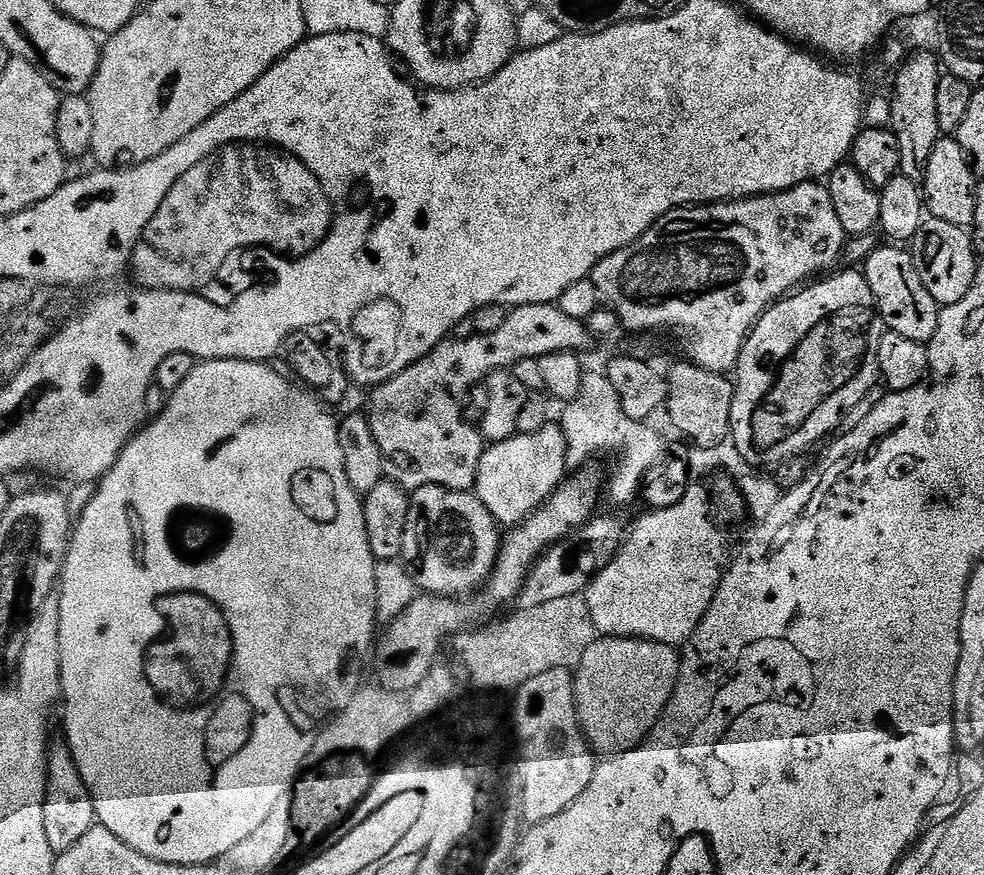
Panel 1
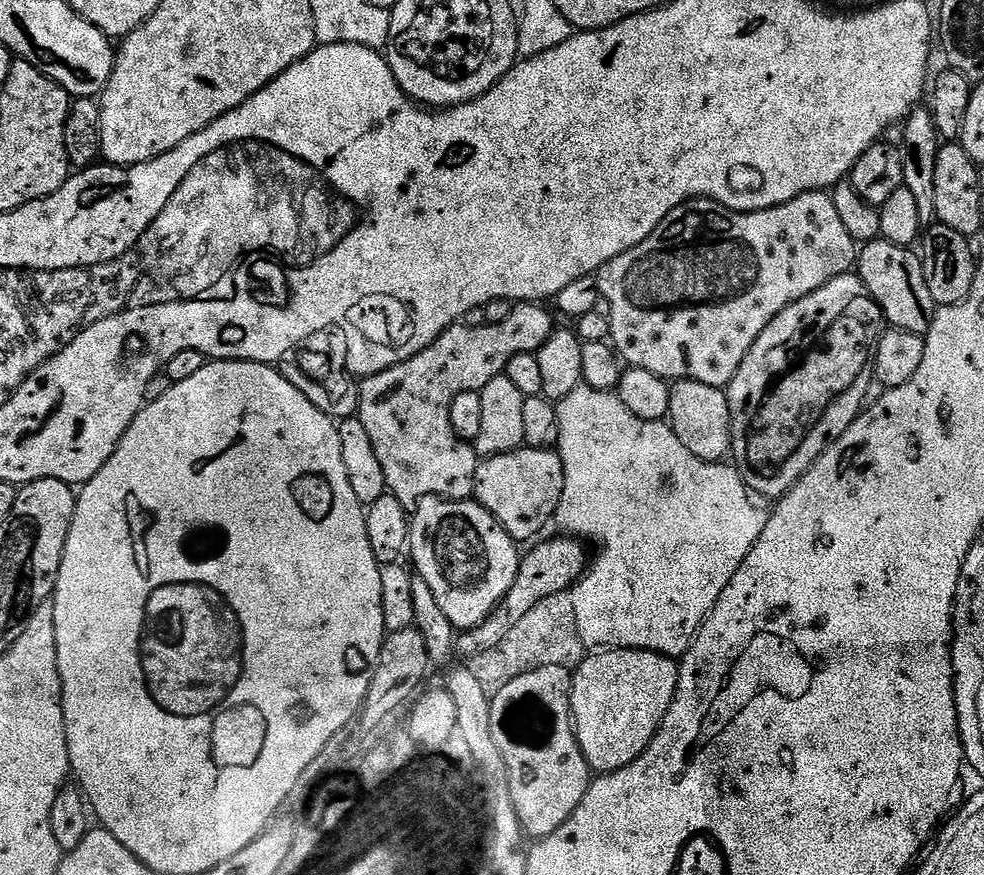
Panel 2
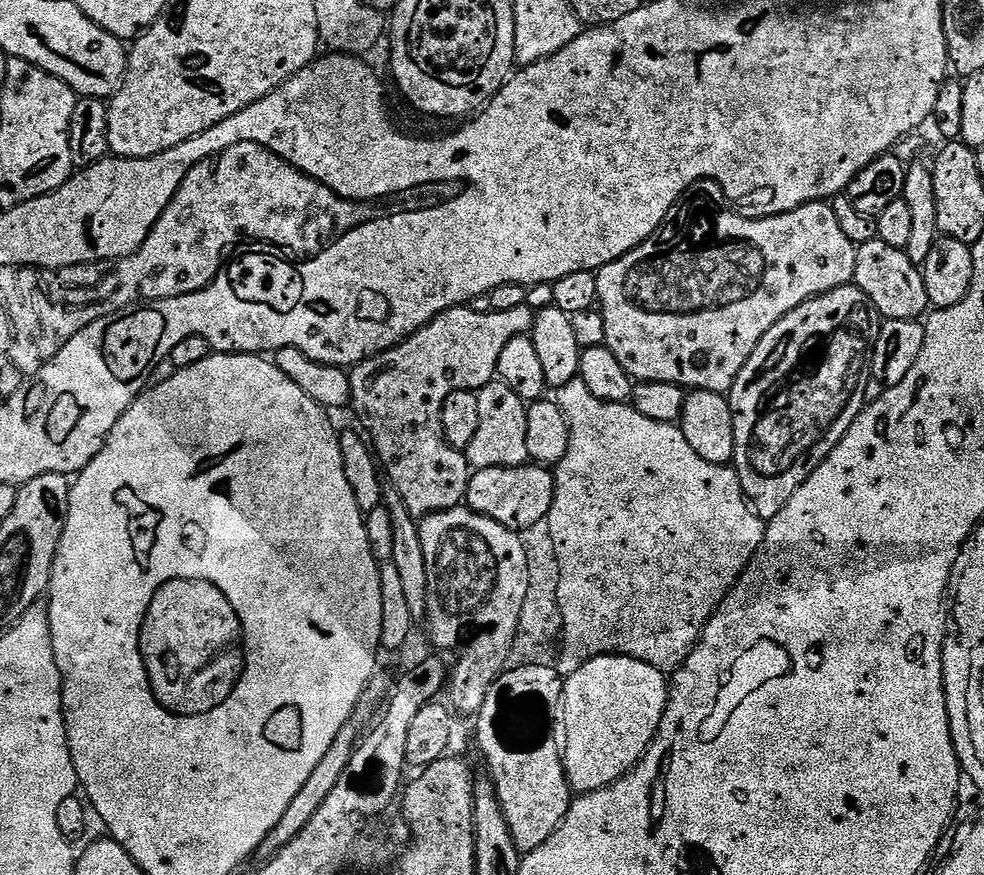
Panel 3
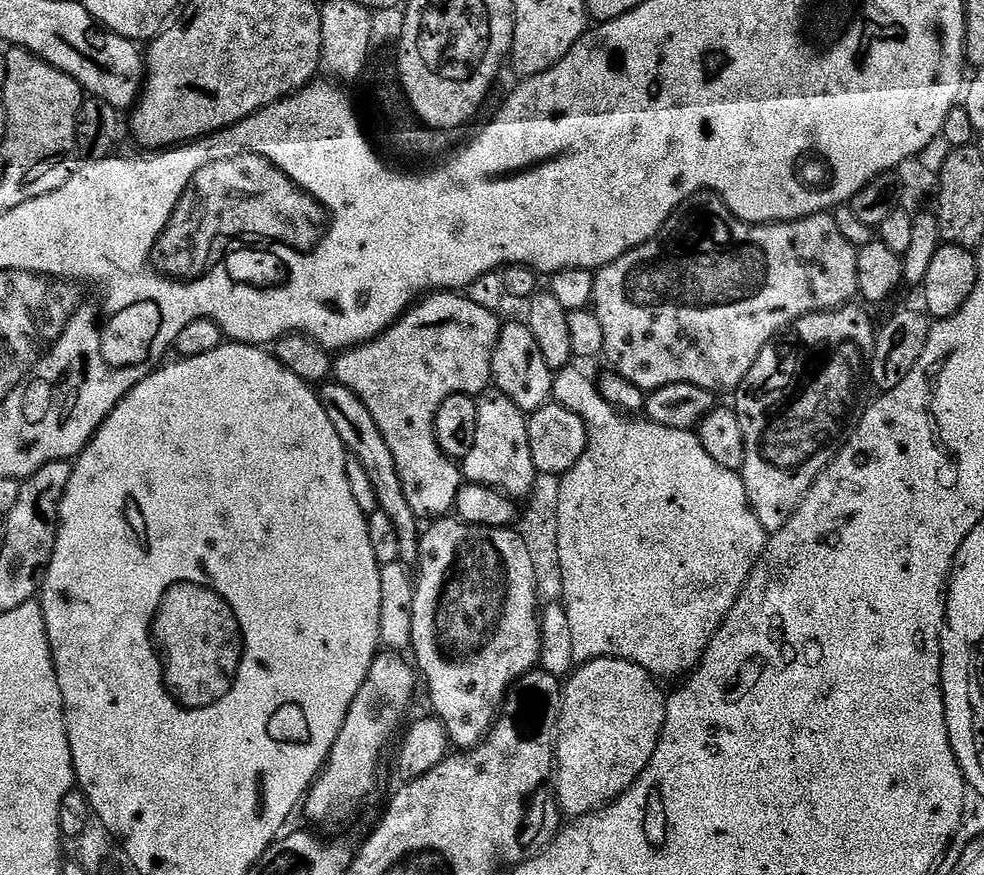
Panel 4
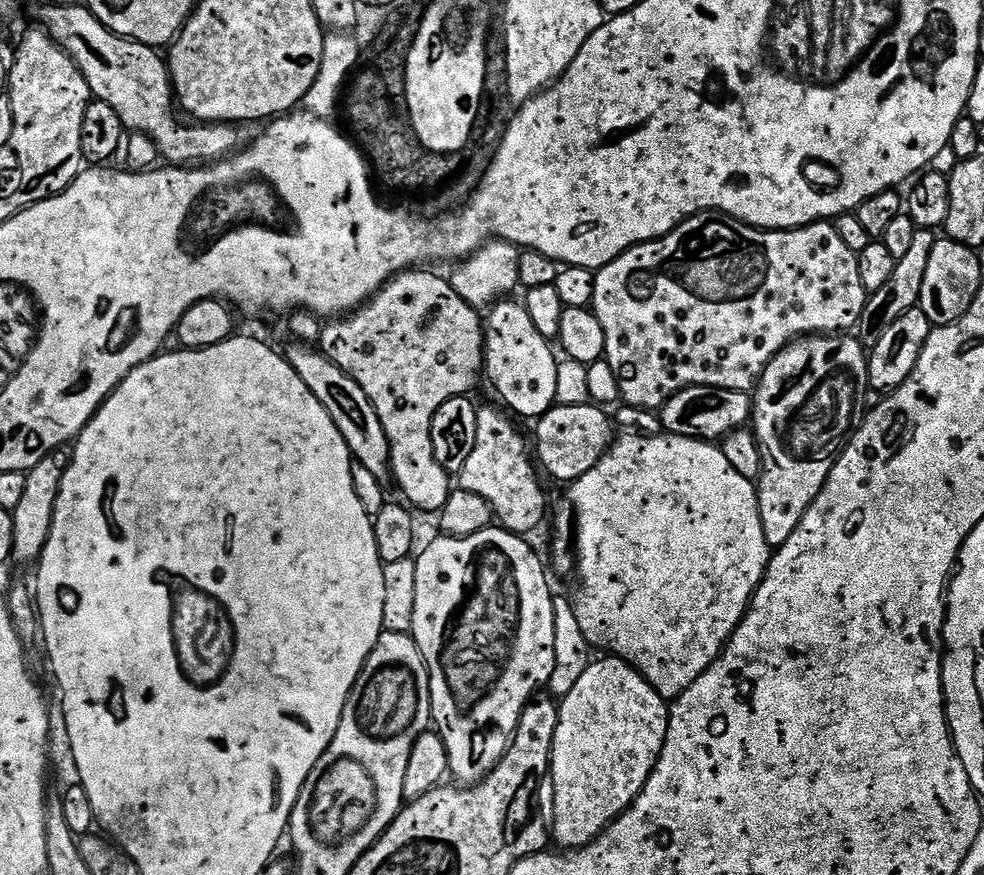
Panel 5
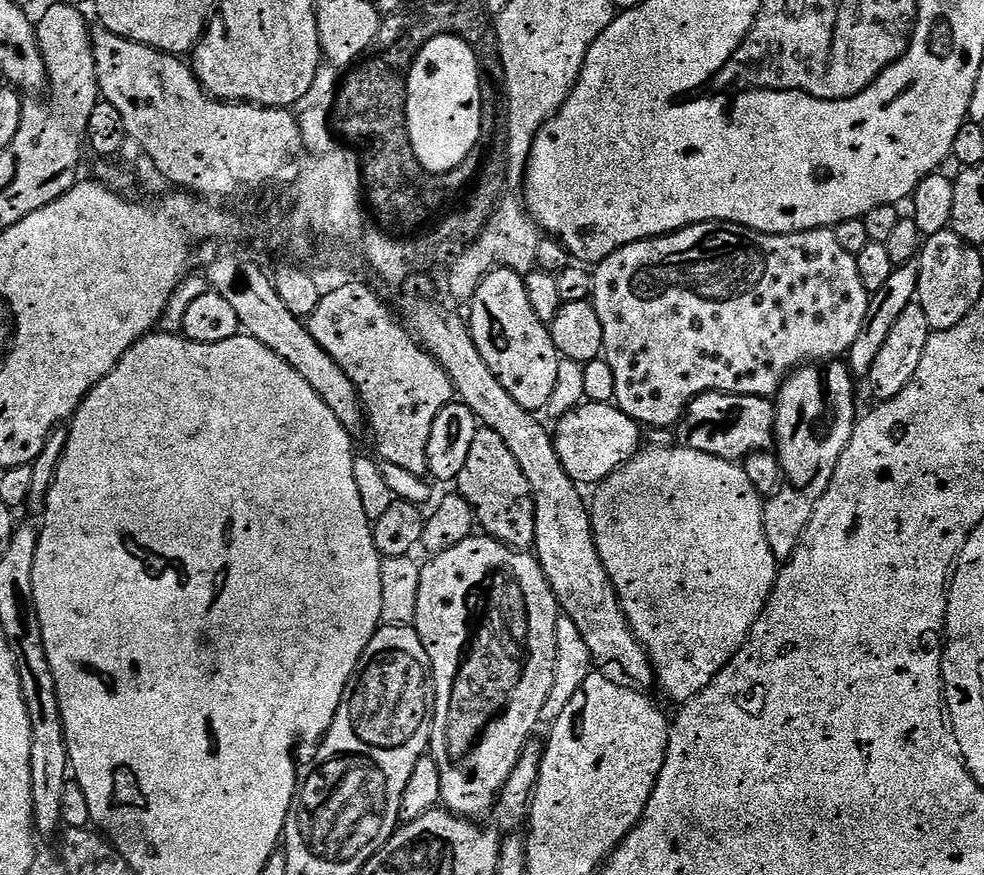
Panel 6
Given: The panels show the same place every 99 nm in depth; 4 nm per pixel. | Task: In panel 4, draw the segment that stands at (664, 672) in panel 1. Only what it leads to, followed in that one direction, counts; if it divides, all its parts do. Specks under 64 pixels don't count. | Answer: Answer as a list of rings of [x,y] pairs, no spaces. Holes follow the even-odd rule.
[[[591,660],[588,664],[580,664],[567,677],[566,683],[562,688],[562,703],[560,705],[560,727],[556,737],[556,759],[554,761],[554,795],[560,805],[560,811],[565,817],[575,818],[585,816],[591,812],[597,812],[604,805],[612,803],[624,793],[627,788],[634,783],[646,770],[650,758],[654,758],[654,750],[660,741],[660,735],[664,729],[664,720],[666,719],[666,696],[660,693],[657,681],[642,666],[634,662],[625,660]]]

